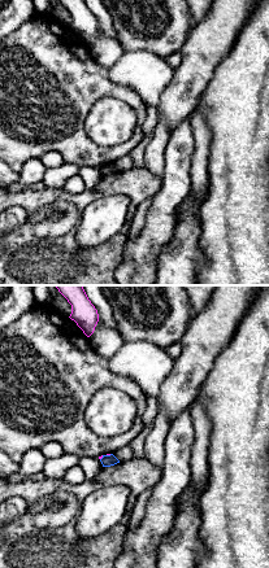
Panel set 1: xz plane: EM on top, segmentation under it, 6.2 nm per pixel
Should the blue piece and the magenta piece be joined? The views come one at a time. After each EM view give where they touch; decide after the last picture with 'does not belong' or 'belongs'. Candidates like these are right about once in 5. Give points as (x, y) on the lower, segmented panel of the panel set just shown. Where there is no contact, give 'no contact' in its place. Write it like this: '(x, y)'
(108, 455)

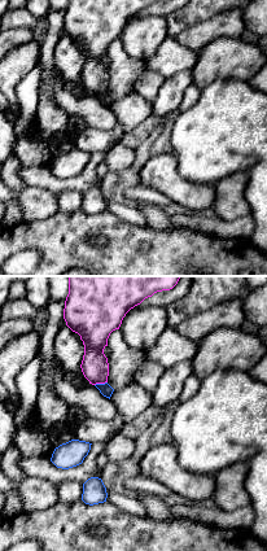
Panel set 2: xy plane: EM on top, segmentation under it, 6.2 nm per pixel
(100, 384)

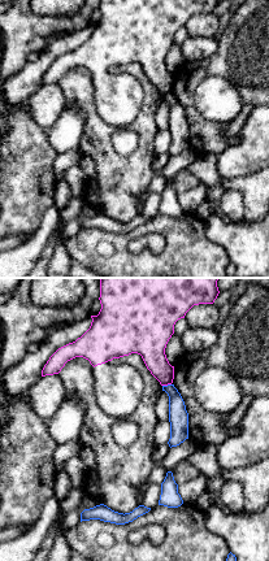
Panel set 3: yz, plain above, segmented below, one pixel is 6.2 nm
(168, 385)

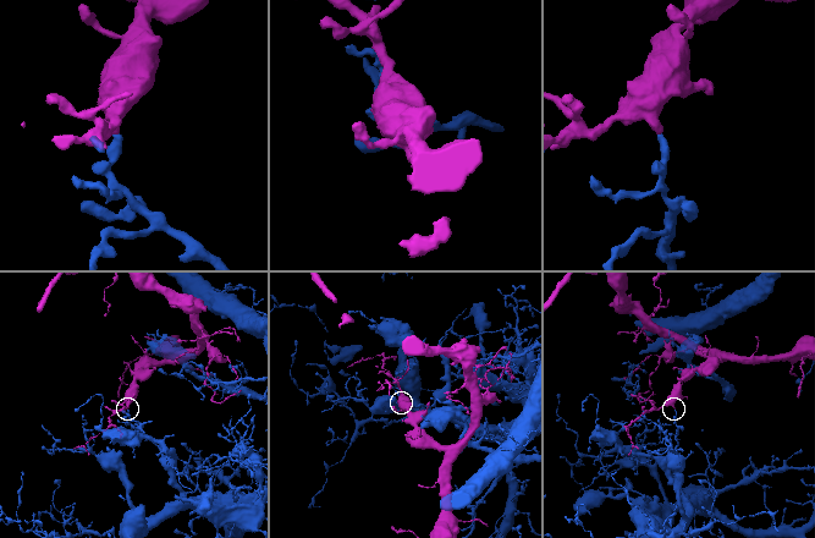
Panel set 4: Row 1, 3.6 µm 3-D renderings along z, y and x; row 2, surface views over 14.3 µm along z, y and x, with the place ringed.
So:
does not belong

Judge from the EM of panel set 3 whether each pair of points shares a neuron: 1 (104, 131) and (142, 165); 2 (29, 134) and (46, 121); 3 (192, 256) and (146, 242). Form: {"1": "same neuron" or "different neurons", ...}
{"1": "same neuron", "2": "different neurons", "3": "different neurons"}

